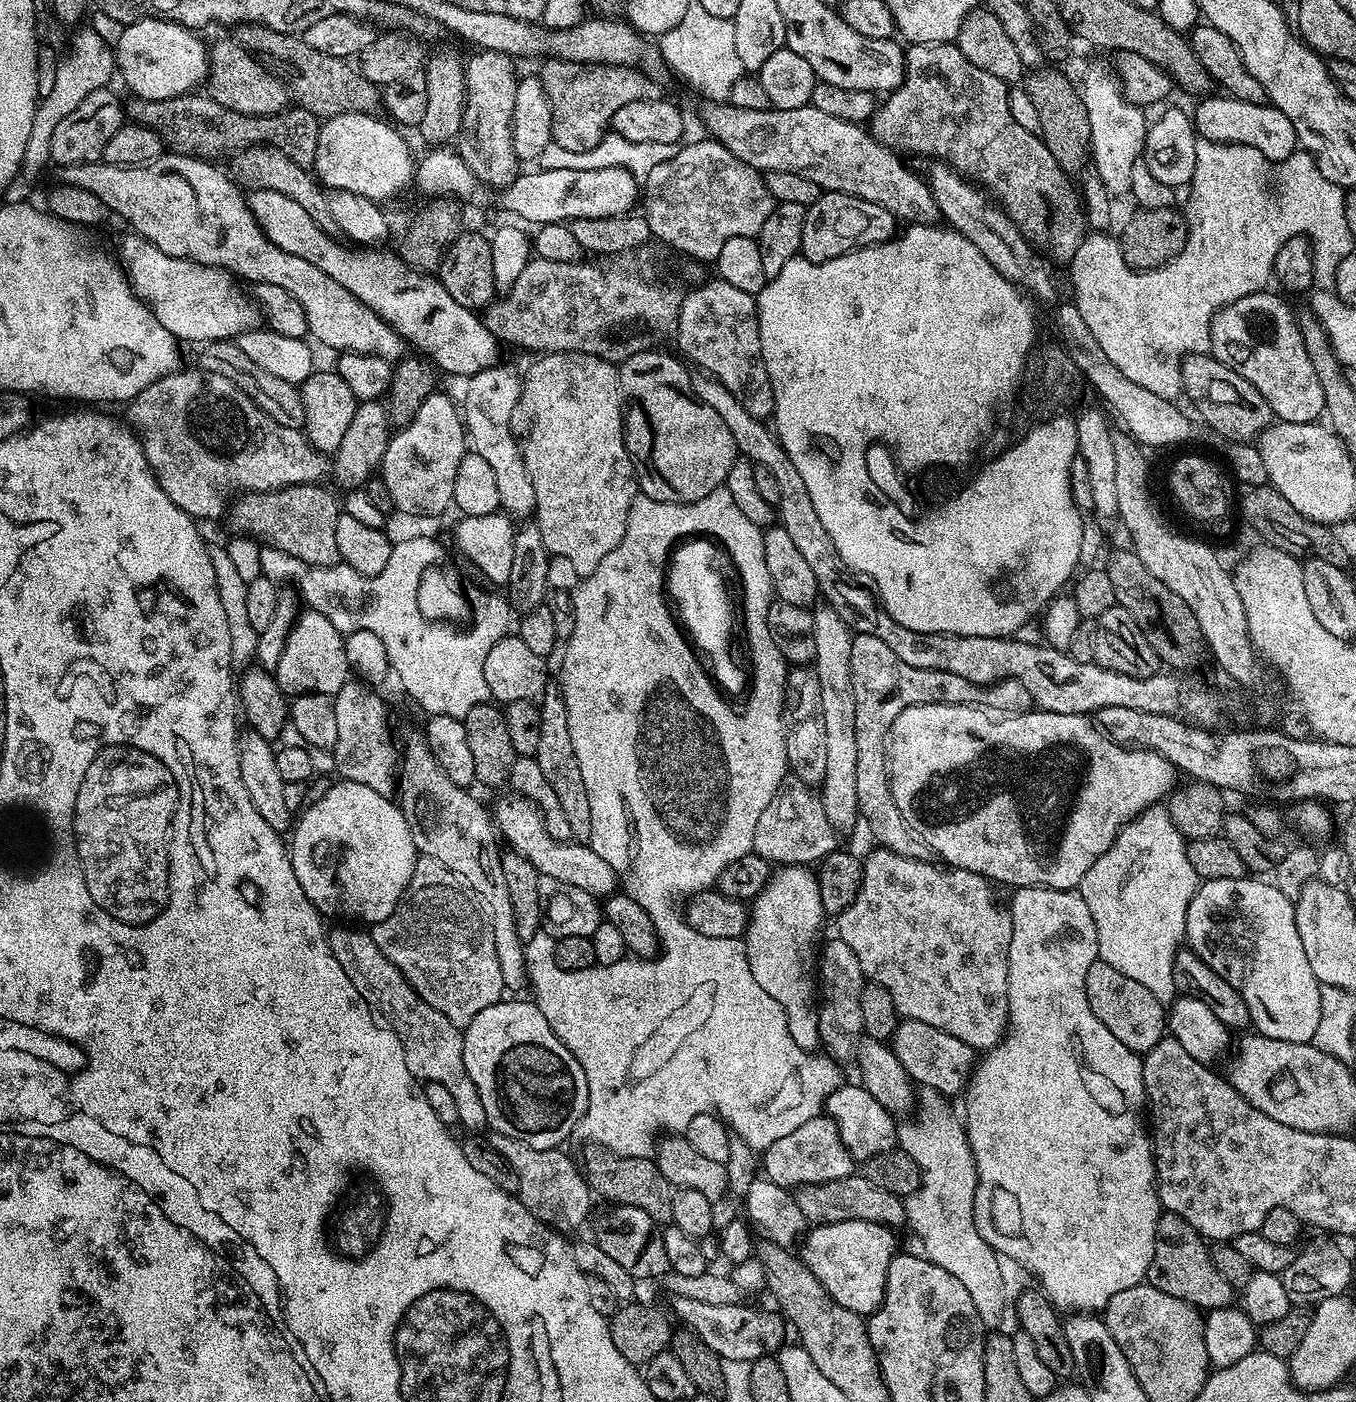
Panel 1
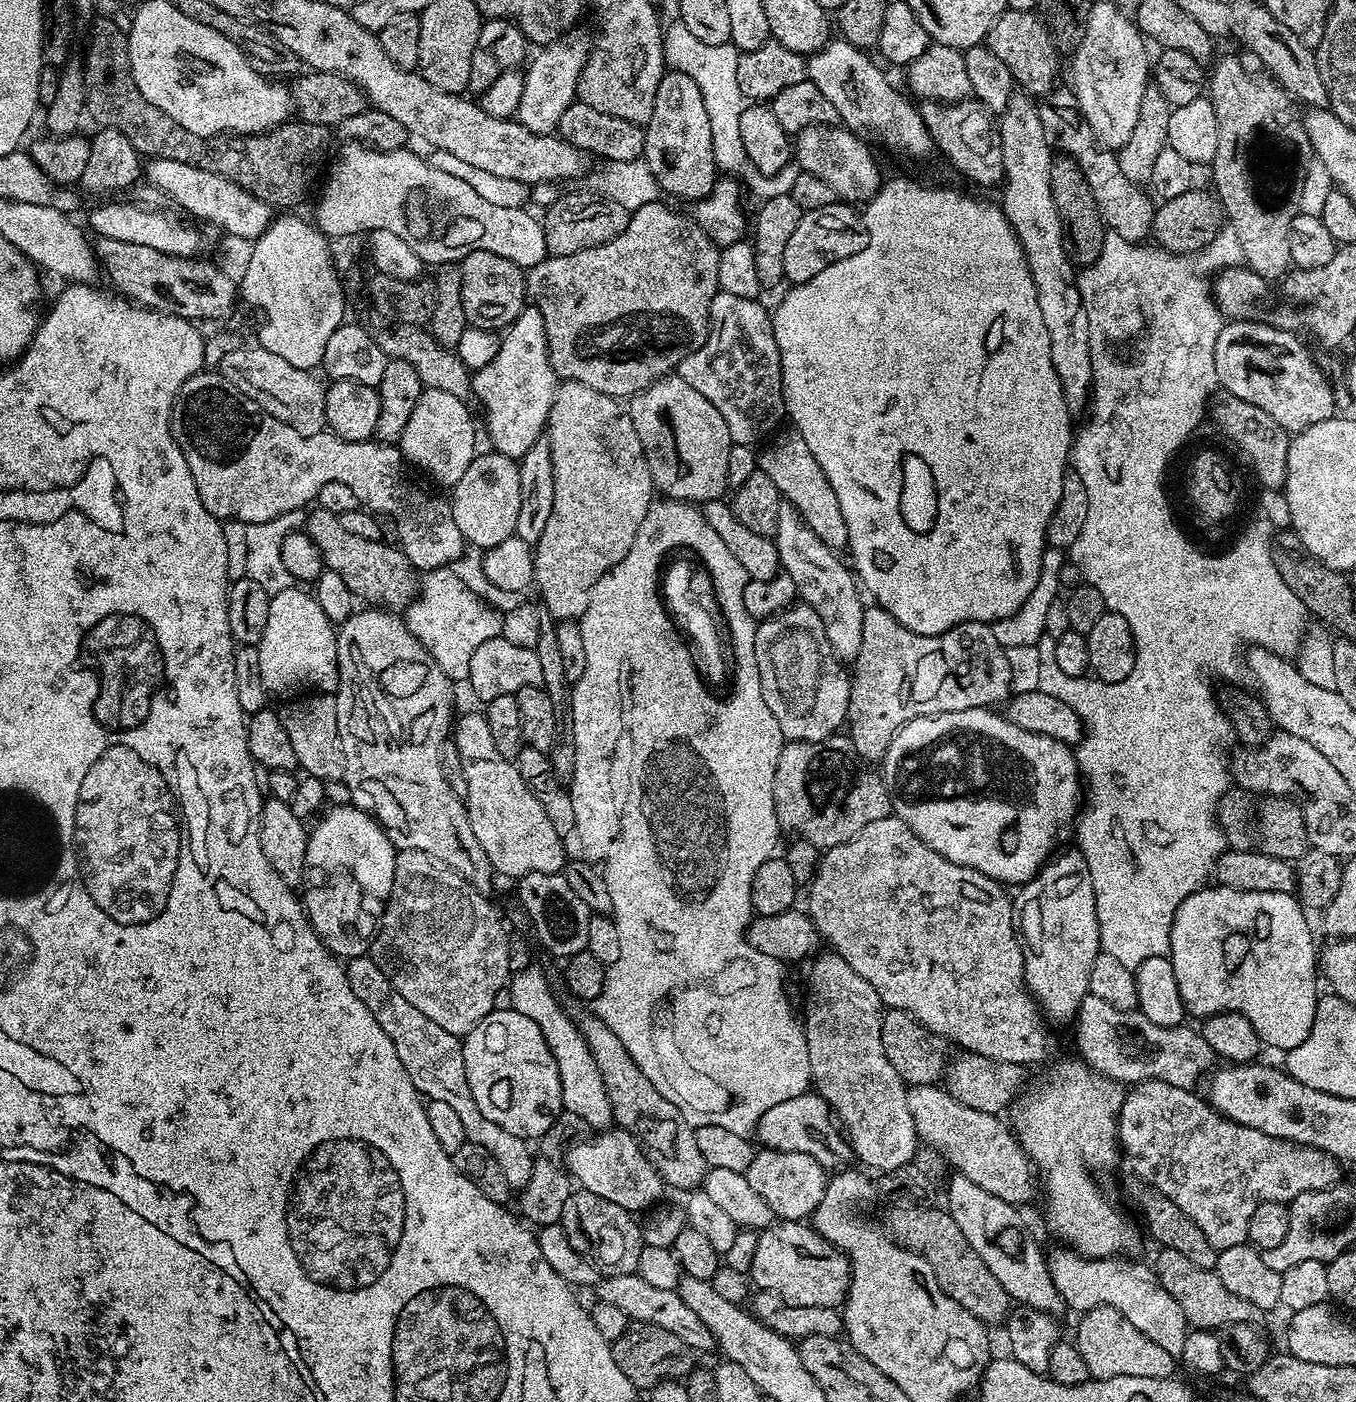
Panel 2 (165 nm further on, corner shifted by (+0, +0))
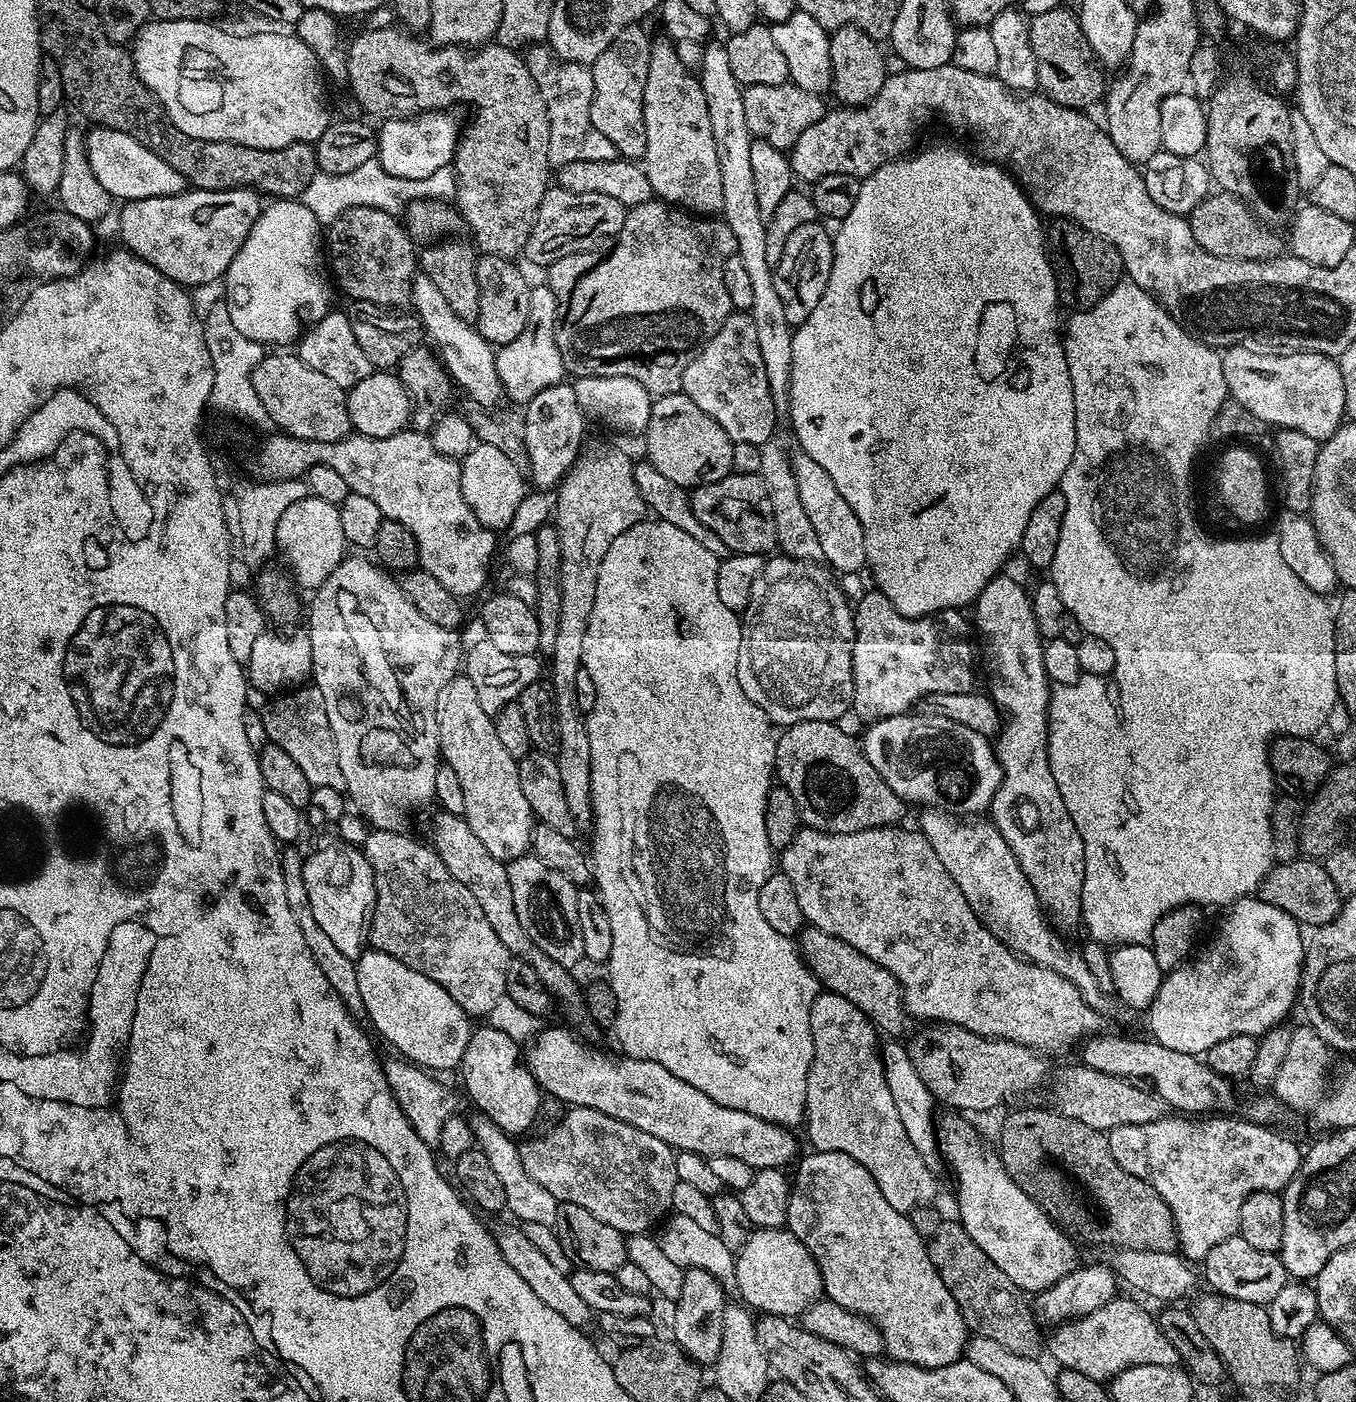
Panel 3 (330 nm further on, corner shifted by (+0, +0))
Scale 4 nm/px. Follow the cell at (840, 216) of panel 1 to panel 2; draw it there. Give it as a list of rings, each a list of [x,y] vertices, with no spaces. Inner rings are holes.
[[[837,202],[804,213],[786,246],[784,278],[789,285],[805,284],[814,274],[826,270],[826,266],[850,258],[868,245],[865,221],[852,208],[855,207],[851,203]]]

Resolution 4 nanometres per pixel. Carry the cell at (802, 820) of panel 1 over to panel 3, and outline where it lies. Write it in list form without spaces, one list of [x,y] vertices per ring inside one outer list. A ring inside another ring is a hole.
[[[815,720],[814,722],[798,722],[789,724],[783,729],[784,733],[776,736],[775,775],[783,788],[790,792],[798,806],[801,821],[807,827],[819,832],[830,834],[854,834],[867,828],[887,828],[901,823],[906,809],[906,801],[870,766],[864,757],[861,745],[852,736],[847,736],[840,729],[839,723],[831,720]]]

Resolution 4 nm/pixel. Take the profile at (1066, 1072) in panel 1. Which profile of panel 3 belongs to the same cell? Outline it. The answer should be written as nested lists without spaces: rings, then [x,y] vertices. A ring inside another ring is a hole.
[[[1012,576],[994,577],[974,605],[974,628],[984,639],[992,659],[992,677],[986,692],[1006,719],[994,740],[996,757],[1004,772],[992,799],[990,819],[1014,850],[1022,874],[1034,886],[1046,915],[1057,929],[1080,928],[1080,899],[1086,874],[1086,854],[1082,834],[1058,794],[1058,782],[1050,774],[1048,757],[1048,697],[1050,681],[1044,665],[1045,641],[1034,622],[1029,589]]]

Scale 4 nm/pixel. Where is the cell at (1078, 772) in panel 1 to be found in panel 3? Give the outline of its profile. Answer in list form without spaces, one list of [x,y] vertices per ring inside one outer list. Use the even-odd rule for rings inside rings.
[[[905,714],[903,716],[891,716],[885,720],[873,720],[867,725],[868,728],[864,732],[864,740],[862,736],[862,751],[864,757],[870,762],[870,766],[874,766],[874,770],[878,770],[880,777],[886,782],[886,786],[890,786],[890,790],[894,790],[894,794],[898,794],[909,805],[924,804],[925,809],[939,810],[942,812],[951,812],[957,818],[972,818],[977,814],[984,814],[992,807],[992,799],[998,790],[998,786],[1002,782],[1004,772],[1000,768],[1000,763],[996,757],[996,749],[993,741],[989,737],[968,728],[968,726],[959,725],[958,722],[951,721],[950,718],[937,716],[935,714],[927,714],[928,716],[912,716],[916,714]]]

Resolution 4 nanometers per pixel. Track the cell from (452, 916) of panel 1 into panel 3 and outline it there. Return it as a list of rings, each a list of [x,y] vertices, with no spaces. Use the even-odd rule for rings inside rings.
[[[378,828],[369,833],[364,844],[362,843],[362,851],[368,861],[372,863],[376,879],[376,905],[372,915],[371,947],[398,958],[398,962],[406,962],[406,966],[418,970],[418,974],[426,974],[426,978],[434,978],[434,982],[438,982],[438,986],[442,986],[442,990],[446,990],[446,994],[450,994],[450,998],[454,998],[454,1002],[458,1002],[458,1006],[462,1006],[462,1010],[466,1010],[468,1016],[487,1017],[488,1012],[494,1010],[494,1002],[498,1002],[498,998],[506,995],[506,966],[510,957],[506,946],[502,946],[501,940],[498,939],[498,934],[494,934],[490,922],[486,922],[486,918],[482,914],[482,906],[478,906],[478,898],[474,898],[474,894],[470,894],[470,890],[466,890],[466,886],[462,886],[462,882],[458,882],[458,878],[454,878],[454,874],[450,874],[450,870],[446,870],[442,858],[438,858],[436,851],[427,843],[419,844],[414,837],[403,836],[403,831],[400,830],[388,832],[385,828]]]

